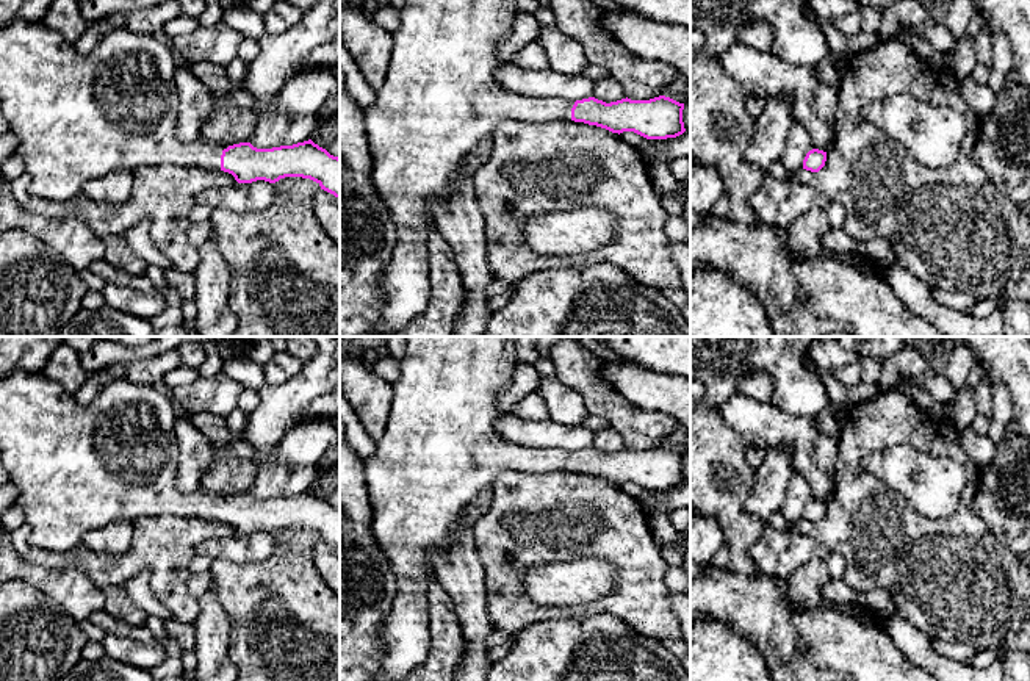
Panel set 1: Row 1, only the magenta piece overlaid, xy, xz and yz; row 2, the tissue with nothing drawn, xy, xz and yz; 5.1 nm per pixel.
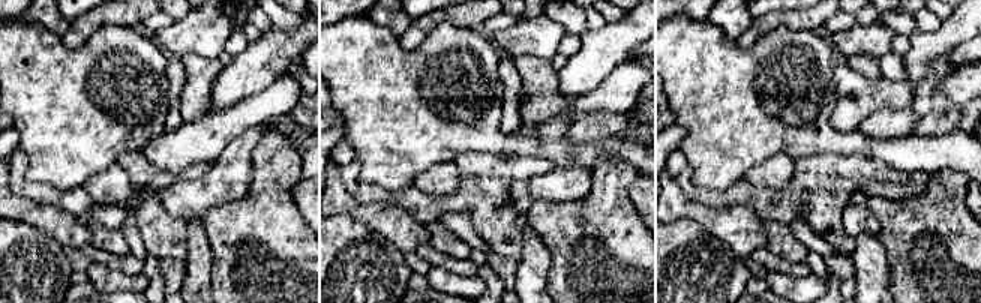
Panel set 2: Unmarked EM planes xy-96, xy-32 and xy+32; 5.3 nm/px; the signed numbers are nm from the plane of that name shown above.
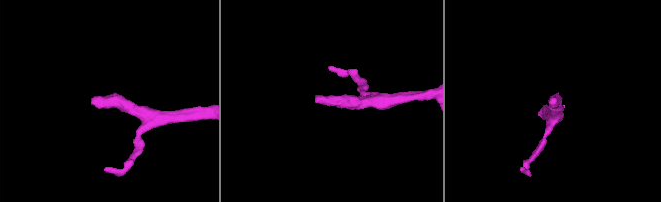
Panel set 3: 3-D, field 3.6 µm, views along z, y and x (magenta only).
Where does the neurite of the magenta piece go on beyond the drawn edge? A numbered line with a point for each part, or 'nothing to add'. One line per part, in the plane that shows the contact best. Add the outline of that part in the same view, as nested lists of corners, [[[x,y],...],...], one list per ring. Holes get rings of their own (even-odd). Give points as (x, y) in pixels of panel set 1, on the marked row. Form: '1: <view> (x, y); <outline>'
1: xy (77, 118); [[[16,19],[0,28],[0,106],[17,136],[16,160],[30,175],[28,189],[49,202],[67,202],[83,194],[85,185],[117,168],[180,164],[221,171],[224,147],[203,139],[182,142],[175,136],[180,99],[175,92],[175,58],[171,44],[158,36],[111,30],[89,55],[80,55],[44,22]]]

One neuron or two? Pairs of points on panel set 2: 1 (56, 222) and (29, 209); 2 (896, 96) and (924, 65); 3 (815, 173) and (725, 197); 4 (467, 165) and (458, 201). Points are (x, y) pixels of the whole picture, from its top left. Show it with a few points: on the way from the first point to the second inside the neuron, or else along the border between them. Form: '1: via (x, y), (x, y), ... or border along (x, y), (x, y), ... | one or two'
1: via (50, 219), (35, 213) | one
2: border along (906, 80), (912, 87) | two
3: via (792, 195), (747, 195) | one
4: via (477, 170), (482, 179), (468, 192) | one

